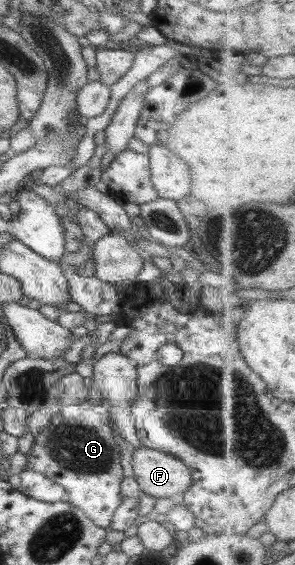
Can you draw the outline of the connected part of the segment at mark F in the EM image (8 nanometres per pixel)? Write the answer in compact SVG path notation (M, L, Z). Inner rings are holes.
M141 446L132 452L131 460L133 478L145 500L171 498L191 484L188 468L173 455Z

